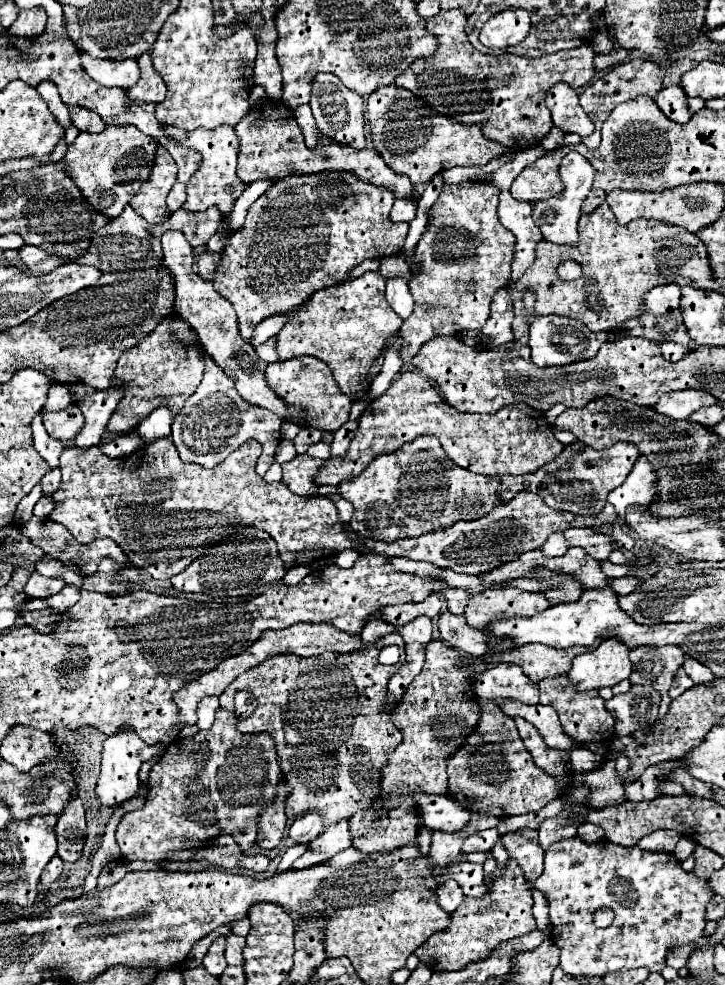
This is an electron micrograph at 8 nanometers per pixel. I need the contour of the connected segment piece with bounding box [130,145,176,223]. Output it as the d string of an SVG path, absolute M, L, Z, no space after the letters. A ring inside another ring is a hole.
M160 145L156 151L152 173L148 181L142 185L142 189L132 197L130 207L134 207L136 213L144 217L148 223L166 221L170 217L170 211L166 207L166 195L172 189L174 181L176 181L176 163L172 161L172 155Z

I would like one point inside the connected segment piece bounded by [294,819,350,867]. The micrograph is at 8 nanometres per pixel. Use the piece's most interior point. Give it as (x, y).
(337, 837)

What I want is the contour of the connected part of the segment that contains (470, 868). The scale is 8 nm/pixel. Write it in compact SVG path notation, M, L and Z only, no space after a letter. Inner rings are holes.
M458 863L450 865L448 869L434 869L434 873L440 875L440 883L446 879L456 879L466 897L478 899L488 889L482 879L482 865L476 863Z

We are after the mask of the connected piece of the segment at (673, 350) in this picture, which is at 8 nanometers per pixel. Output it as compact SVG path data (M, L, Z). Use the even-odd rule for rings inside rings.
M658 343L658 347L660 347L662 355L664 355L668 361L682 359L682 357L690 351L690 347L682 347L682 345L678 345L678 343Z

